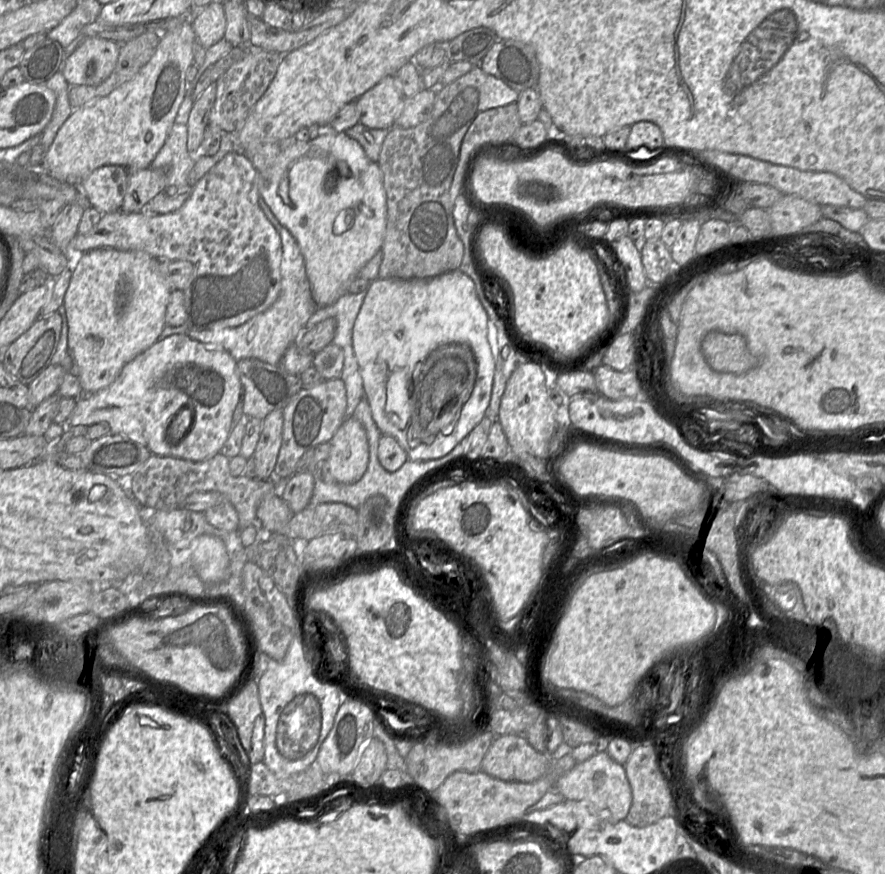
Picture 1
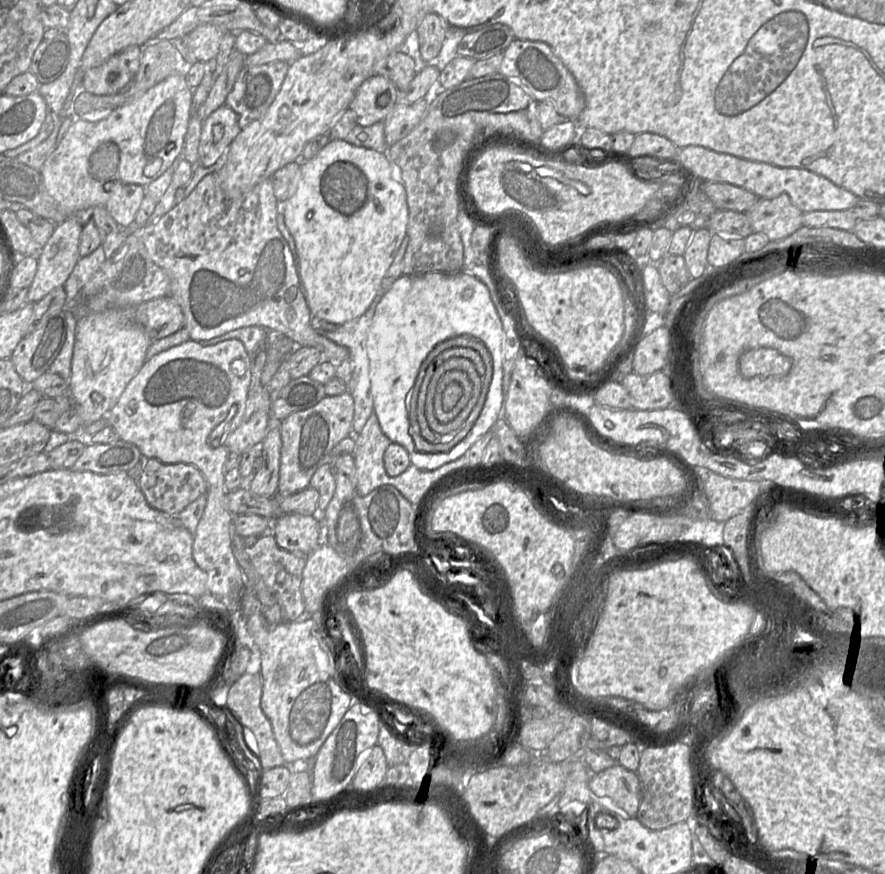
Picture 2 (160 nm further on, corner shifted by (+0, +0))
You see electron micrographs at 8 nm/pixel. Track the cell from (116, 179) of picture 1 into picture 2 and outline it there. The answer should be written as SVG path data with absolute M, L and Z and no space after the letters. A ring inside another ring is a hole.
M115 184L105 209L121 228L134 224L135 215L145 196L145 188L137 184Z

